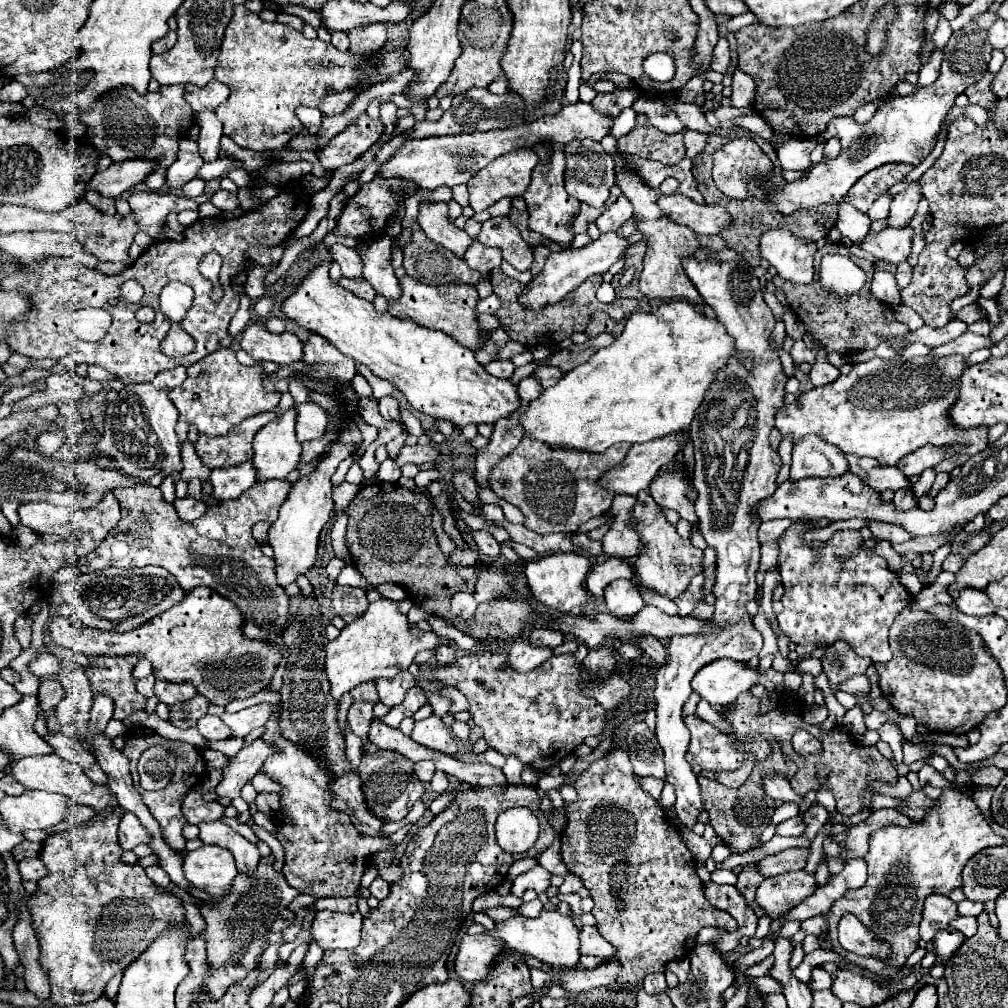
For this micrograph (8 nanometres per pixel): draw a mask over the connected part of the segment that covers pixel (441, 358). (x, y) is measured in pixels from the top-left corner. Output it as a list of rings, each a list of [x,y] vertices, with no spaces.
[[[330,262],[312,270],[296,292],[284,300],[282,312],[298,326],[328,338],[344,356],[366,364],[374,376],[392,382],[412,408],[464,428],[466,424],[494,424],[520,406],[516,386],[490,376],[484,366],[476,362],[470,348],[458,344],[444,332],[376,312],[370,302],[332,282],[328,270]]]

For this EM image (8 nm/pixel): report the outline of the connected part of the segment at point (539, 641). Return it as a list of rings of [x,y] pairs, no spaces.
[[[533,629],[529,636],[529,641],[534,648],[556,648],[564,642],[564,636],[560,632],[548,629]]]

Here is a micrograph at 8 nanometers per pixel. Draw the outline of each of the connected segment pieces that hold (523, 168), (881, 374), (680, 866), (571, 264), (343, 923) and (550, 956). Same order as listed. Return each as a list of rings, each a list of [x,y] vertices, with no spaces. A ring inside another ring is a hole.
[[[520,148],[500,156],[498,160],[476,172],[476,176],[468,182],[470,206],[474,208],[474,212],[484,212],[488,206],[492,206],[504,196],[522,196],[530,184],[530,176],[536,164],[538,164],[538,154],[532,148]]]
[[[900,356],[892,360],[872,358],[868,362],[852,366],[852,372],[846,376],[838,376],[838,380],[812,388],[810,392],[800,394],[800,398],[788,406],[782,406],[776,412],[774,428],[782,438],[790,438],[794,444],[808,434],[820,436],[824,442],[838,446],[842,452],[852,456],[868,456],[878,460],[882,466],[896,466],[902,456],[918,450],[924,444],[946,446],[946,444],[966,444],[966,448],[958,452],[978,454],[988,444],[988,428],[972,428],[970,432],[962,432],[954,428],[950,420],[946,420],[946,408],[954,404],[958,398],[958,376],[962,376],[962,368],[966,368],[962,356],[952,356],[946,360],[934,360],[932,356],[902,360]]]
[[[614,748],[606,756],[592,762],[590,768],[576,778],[574,788],[578,792],[578,802],[566,804],[568,824],[562,834],[562,860],[568,870],[580,876],[584,886],[590,890],[594,900],[592,914],[596,918],[596,930],[618,948],[614,958],[622,962],[622,972],[618,976],[620,982],[642,982],[646,974],[666,972],[666,964],[670,960],[685,958],[694,950],[696,934],[702,928],[718,926],[730,932],[736,930],[734,918],[706,900],[704,882],[696,874],[696,864],[684,846],[680,832],[668,822],[668,816],[658,802],[642,790],[632,762],[622,748]],[[614,860],[630,860],[628,888],[624,894],[626,908],[622,912],[614,910],[614,896],[610,894],[610,864],[614,864]]]
[[[608,232],[608,234],[602,234],[598,240],[592,240],[584,248],[564,250],[564,252],[552,252],[548,256],[546,266],[540,272],[540,276],[534,278],[534,280],[530,280],[528,288],[522,292],[522,296],[520,296],[522,302],[528,304],[530,310],[538,310],[538,308],[542,308],[542,304],[562,300],[568,292],[572,292],[574,288],[578,288],[588,276],[608,272],[608,268],[626,254],[628,246],[630,244],[628,244],[626,236],[620,236],[618,232]]]
[[[322,910],[314,916],[310,934],[322,950],[352,950],[358,946],[362,916]]]
[[[542,910],[542,914],[538,918],[526,918],[526,916],[518,914],[504,922],[496,922],[496,928],[492,934],[506,940],[512,948],[520,950],[522,954],[528,954],[532,958],[538,958],[540,962],[552,964],[552,968],[556,972],[576,970],[580,964],[580,956],[582,956],[580,954],[580,932],[574,926],[570,916],[562,916],[556,910],[554,912]]]

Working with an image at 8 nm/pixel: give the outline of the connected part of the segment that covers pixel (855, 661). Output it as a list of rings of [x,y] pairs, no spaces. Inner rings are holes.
[[[838,640],[830,648],[824,648],[820,660],[830,684],[834,686],[842,684],[854,674],[866,674],[866,668],[872,664],[872,660],[858,656],[850,644],[846,644],[846,640]]]

